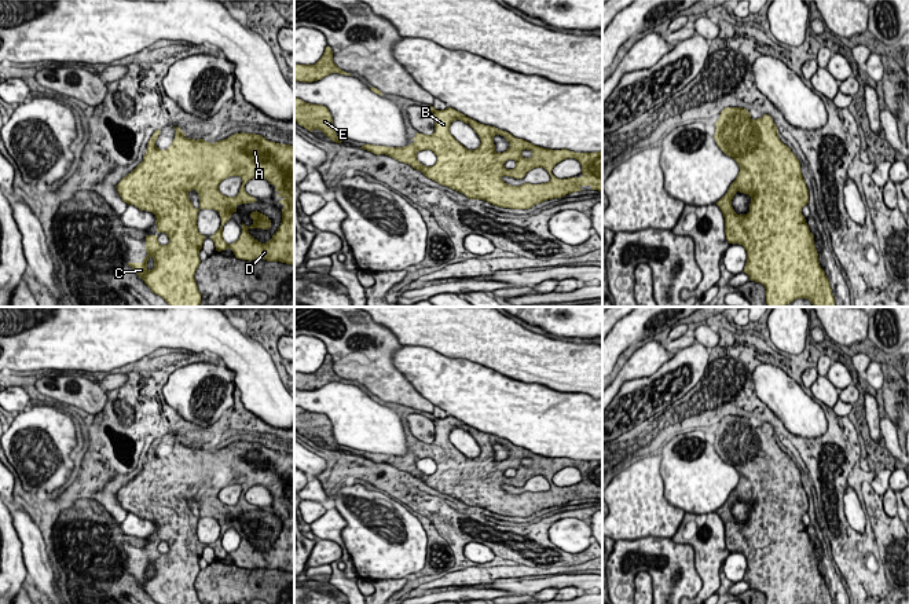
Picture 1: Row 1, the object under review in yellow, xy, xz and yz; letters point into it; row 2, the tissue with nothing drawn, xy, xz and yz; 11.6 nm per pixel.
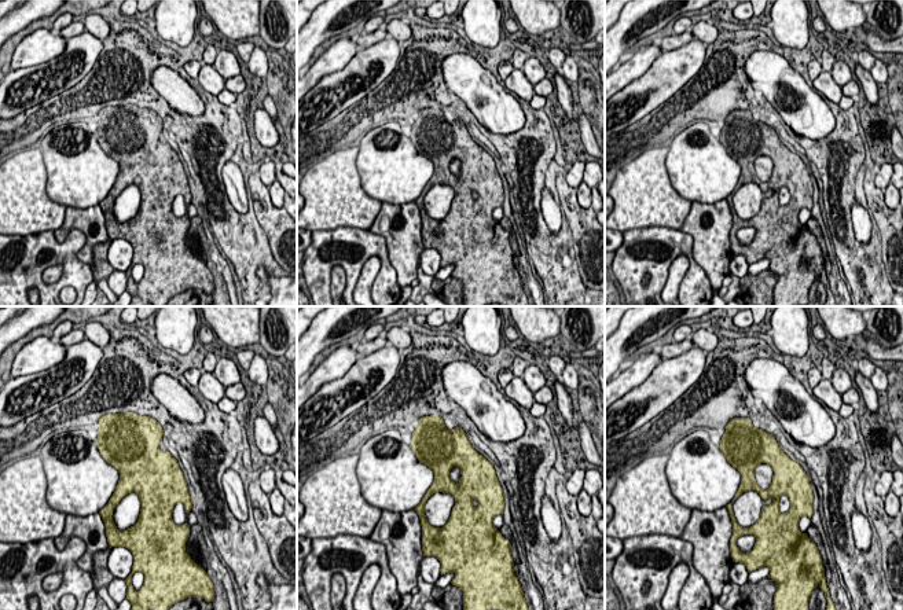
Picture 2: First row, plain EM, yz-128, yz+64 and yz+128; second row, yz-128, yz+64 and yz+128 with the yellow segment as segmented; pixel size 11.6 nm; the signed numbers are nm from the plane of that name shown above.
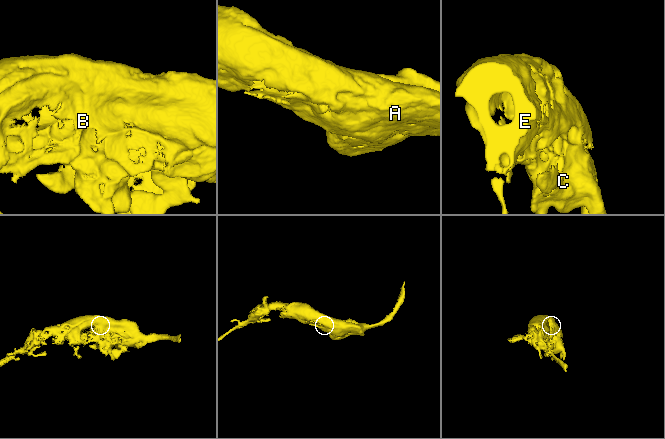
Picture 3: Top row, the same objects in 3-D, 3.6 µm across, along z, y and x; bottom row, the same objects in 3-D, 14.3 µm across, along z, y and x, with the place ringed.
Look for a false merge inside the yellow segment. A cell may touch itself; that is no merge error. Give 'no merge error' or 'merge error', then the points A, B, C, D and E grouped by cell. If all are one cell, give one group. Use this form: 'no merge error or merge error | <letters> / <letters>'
no merge error | A B C D E

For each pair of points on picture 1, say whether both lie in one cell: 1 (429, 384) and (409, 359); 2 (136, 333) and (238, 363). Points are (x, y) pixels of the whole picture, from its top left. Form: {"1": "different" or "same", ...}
{"1": "same", "2": "same"}

